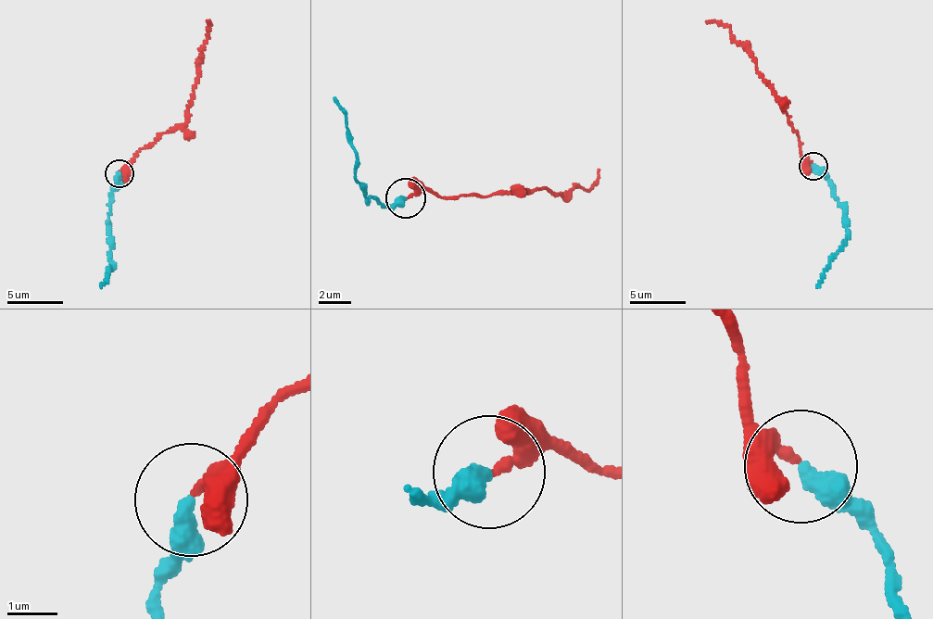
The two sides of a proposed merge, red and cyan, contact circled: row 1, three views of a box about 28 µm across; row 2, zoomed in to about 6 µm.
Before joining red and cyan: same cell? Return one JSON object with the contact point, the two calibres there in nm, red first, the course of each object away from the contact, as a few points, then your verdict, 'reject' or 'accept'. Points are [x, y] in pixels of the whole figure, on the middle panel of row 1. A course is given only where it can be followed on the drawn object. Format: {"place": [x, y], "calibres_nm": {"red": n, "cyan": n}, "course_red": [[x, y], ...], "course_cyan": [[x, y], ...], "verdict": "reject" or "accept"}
{"place": [406, 197], "calibres_nm": {"red": 240, "cyan": 400}, "course_red": [[407, 197], [424, 189], [448, 197], [586, 189], [600, 168]], "course_cyan": [[407, 197], [382, 207], [358, 181], [345, 111], [334, 95]], "verdict": "accept"}

